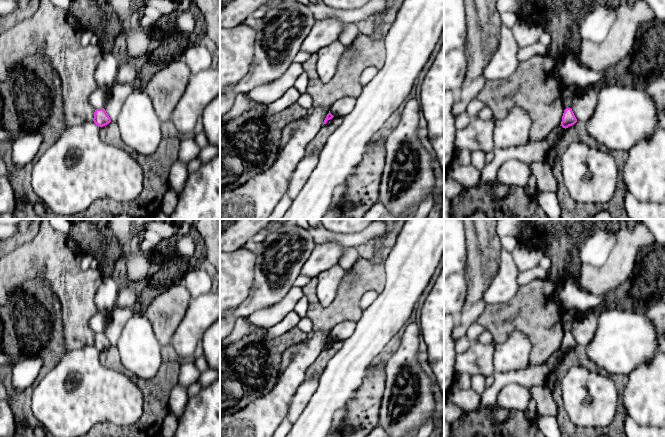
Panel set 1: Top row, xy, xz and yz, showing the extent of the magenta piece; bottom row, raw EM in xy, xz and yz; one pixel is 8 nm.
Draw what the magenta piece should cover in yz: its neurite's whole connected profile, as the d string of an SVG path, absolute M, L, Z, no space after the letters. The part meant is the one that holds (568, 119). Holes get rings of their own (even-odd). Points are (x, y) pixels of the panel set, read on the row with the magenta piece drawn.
M566 108L564 110L561 125L563 128L568 128L569 126L574 125L577 122L577 119L571 108Z

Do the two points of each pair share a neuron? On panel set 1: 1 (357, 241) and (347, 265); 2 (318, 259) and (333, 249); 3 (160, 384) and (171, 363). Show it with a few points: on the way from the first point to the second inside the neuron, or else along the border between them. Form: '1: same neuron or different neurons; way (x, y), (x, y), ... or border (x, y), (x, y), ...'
1: different neurons; border (356, 247), (346, 248)
2: same neuron; way (322, 258), (329, 253)
3: same neuron; way (165, 379), (170, 368)

